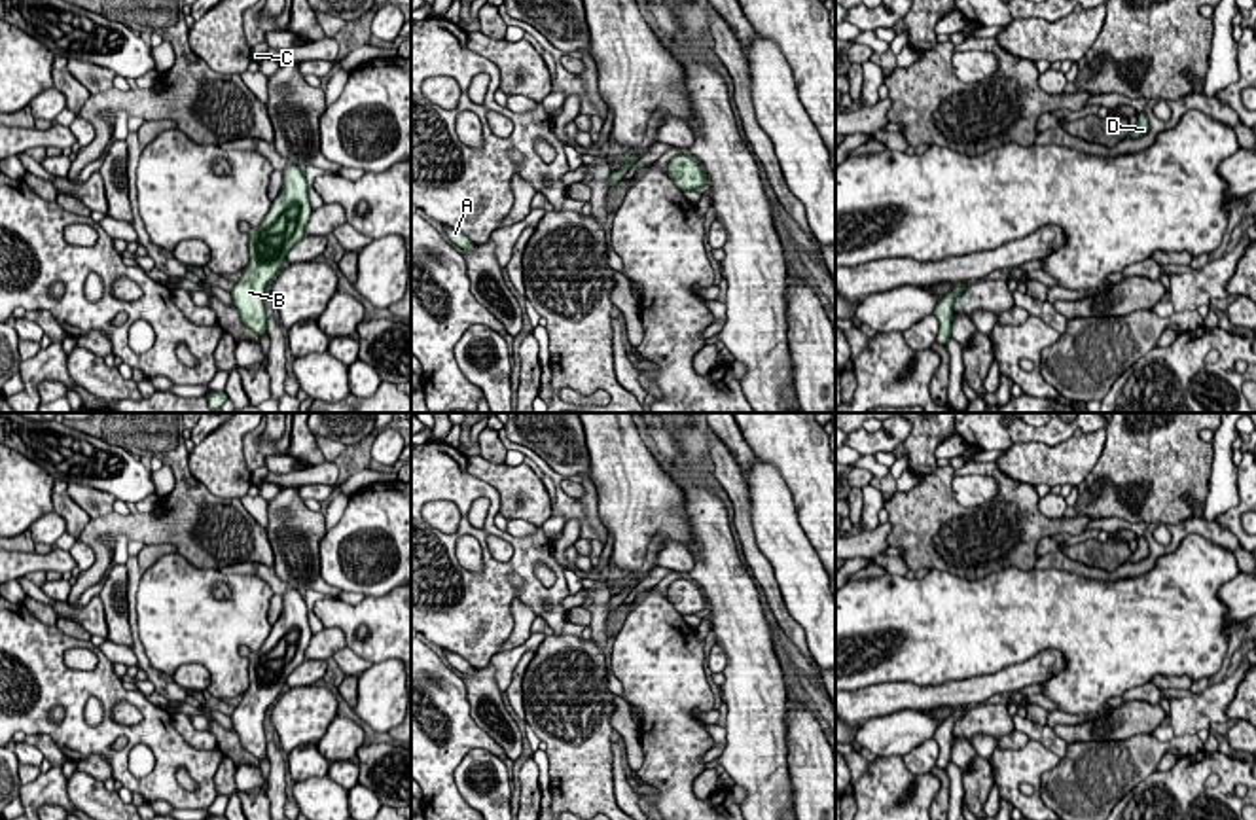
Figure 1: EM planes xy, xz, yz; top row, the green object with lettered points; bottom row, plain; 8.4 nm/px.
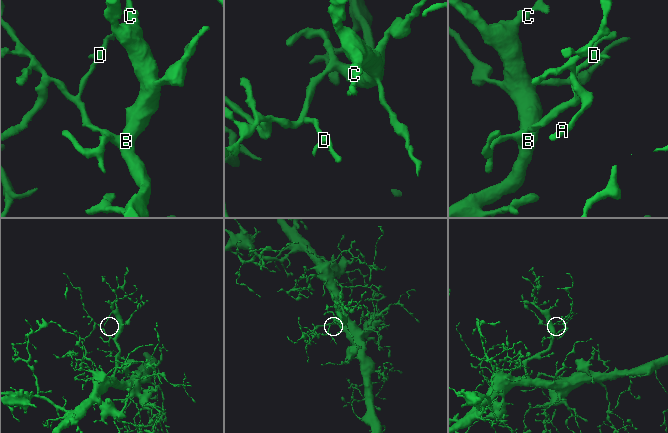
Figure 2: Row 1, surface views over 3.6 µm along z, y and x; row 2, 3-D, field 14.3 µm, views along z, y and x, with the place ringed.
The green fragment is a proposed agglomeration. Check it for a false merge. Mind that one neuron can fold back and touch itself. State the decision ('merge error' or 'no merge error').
no merge error

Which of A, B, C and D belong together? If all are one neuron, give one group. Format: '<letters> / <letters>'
A B C D

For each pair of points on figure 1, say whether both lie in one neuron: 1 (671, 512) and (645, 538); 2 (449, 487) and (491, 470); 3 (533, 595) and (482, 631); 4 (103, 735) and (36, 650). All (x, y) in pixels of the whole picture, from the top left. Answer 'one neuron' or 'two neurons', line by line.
1: one neuron
2: two neurons
3: one neuron
4: one neuron

